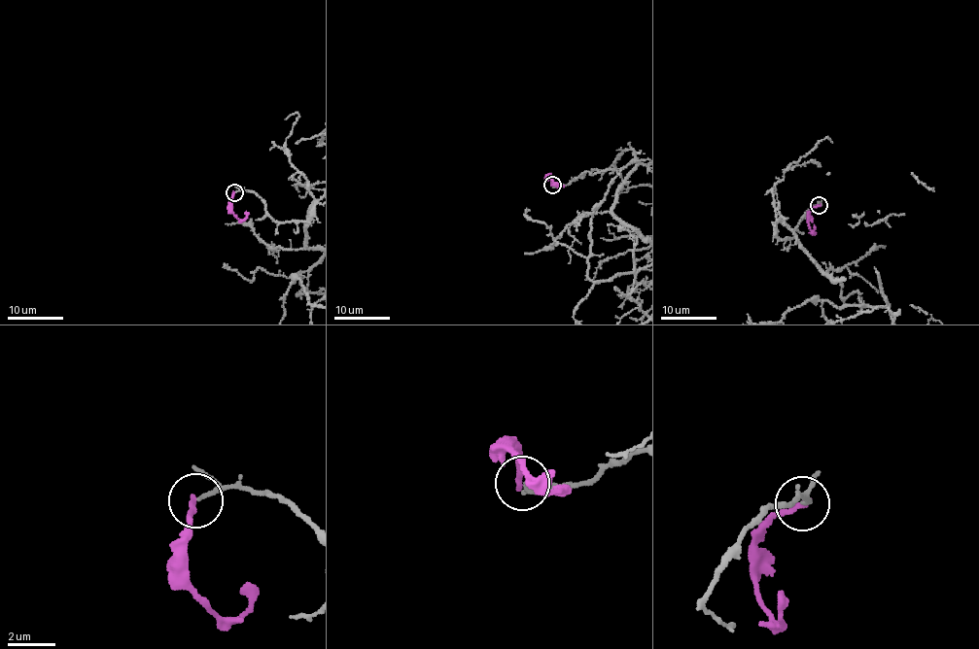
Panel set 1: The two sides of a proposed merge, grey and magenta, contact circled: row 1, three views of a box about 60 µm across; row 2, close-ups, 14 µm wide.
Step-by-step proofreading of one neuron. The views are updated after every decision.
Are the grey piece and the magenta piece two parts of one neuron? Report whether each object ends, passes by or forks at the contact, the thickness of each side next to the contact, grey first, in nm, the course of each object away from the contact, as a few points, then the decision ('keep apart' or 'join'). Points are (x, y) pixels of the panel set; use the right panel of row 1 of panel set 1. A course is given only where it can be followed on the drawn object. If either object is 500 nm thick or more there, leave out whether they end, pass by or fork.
grey passes by | magenta ends | 120/260 nm | magenta via (819, 205), (809, 212), (808, 223), (813, 232), (814, 224) | keep apart

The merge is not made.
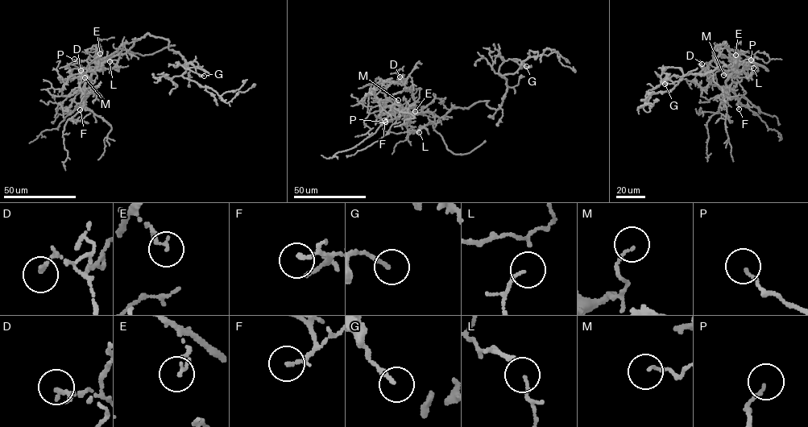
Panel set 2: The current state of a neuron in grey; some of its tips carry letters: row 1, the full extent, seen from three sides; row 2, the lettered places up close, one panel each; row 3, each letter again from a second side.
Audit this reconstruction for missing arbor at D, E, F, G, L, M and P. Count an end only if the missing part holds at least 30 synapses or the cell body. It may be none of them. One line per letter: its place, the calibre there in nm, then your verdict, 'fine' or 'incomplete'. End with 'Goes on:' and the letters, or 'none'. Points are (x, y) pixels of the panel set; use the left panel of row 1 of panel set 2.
D: at (80, 70); 150 nm thick; fine
E: at (100, 53); 120 nm thick; fine
F: at (80, 109); 120 nm thick; fine
G: at (204, 76); 180 nm thick; fine
L: at (109, 61); 100 nm thick; fine
M: at (84, 77); 100 nm thick; fine
P: at (74, 59); 120 nm thick; fine
Goes on: none

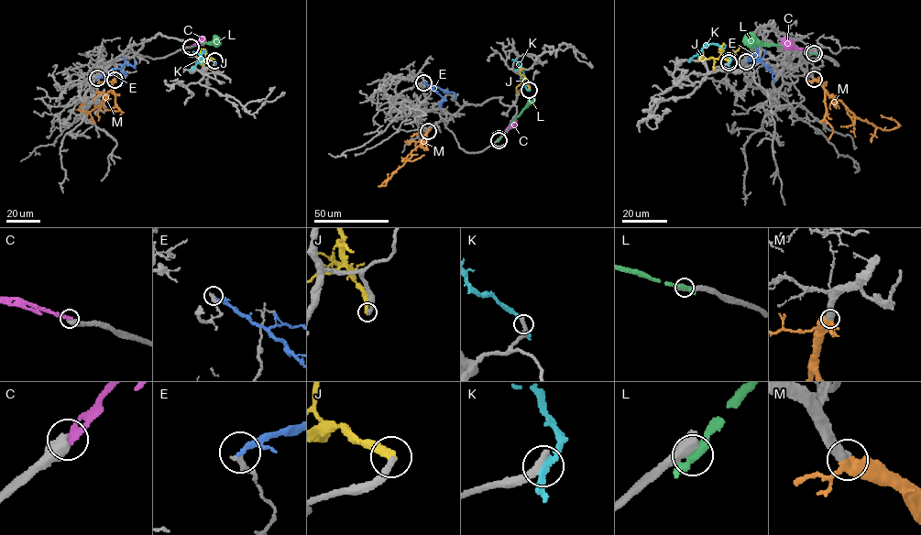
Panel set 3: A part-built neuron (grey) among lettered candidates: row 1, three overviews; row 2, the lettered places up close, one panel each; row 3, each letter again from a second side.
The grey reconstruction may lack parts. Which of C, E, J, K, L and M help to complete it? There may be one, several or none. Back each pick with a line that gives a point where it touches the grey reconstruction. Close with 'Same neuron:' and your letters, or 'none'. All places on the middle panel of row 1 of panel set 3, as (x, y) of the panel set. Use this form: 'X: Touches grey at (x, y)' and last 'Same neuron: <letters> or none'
M: Touches grey at (428, 131)
Same neuron: M

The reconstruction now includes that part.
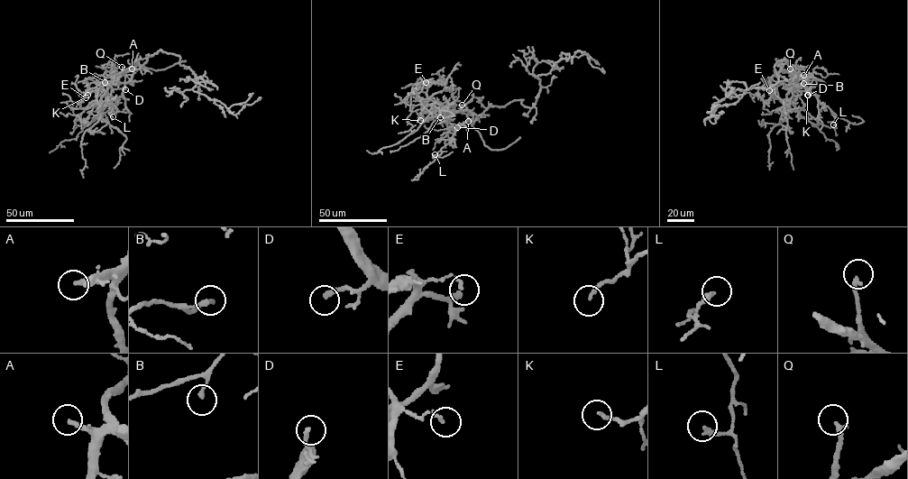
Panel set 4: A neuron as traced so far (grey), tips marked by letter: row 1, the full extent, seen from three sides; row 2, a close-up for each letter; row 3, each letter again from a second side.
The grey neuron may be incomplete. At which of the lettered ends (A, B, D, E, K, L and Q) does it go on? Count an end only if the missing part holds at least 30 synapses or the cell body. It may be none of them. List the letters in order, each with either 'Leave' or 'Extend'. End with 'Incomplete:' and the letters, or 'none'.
A: Extend
B: Leave
D: Leave
E: Leave
K: Leave
L: Leave
Q: Extend
Incomplete: A, Q

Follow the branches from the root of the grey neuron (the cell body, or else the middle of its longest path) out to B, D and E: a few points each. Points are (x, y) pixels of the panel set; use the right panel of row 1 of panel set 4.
B: (787, 59), (788, 67), (796, 74), (793, 75), (795, 85), (803, 83)
D: (787, 59), (788, 67), (802, 77), (803, 86), (810, 91), (808, 95)
E: (787, 59), (788, 67), (796, 74), (793, 75), (796, 83), (786, 96), (789, 100), (784, 104), (769, 90)

